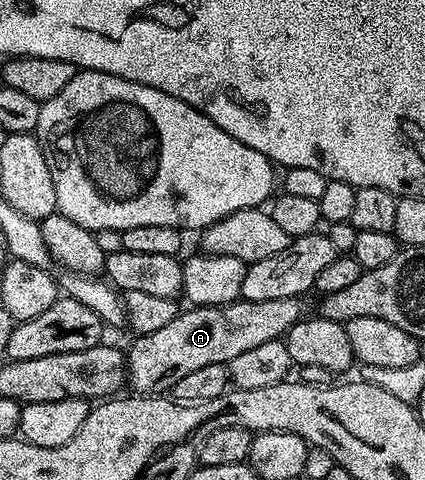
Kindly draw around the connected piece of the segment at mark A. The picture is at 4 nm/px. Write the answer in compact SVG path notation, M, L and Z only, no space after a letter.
M287 298L286 300L246 301L239 299L224 306L189 307L181 311L174 320L166 324L161 331L152 332L135 337L131 348L127 349L129 385L134 386L137 393L154 396L171 391L178 381L187 373L202 368L210 363L226 364L247 349L258 348L268 340L281 339L292 325L303 317L305 313L303 299Z

